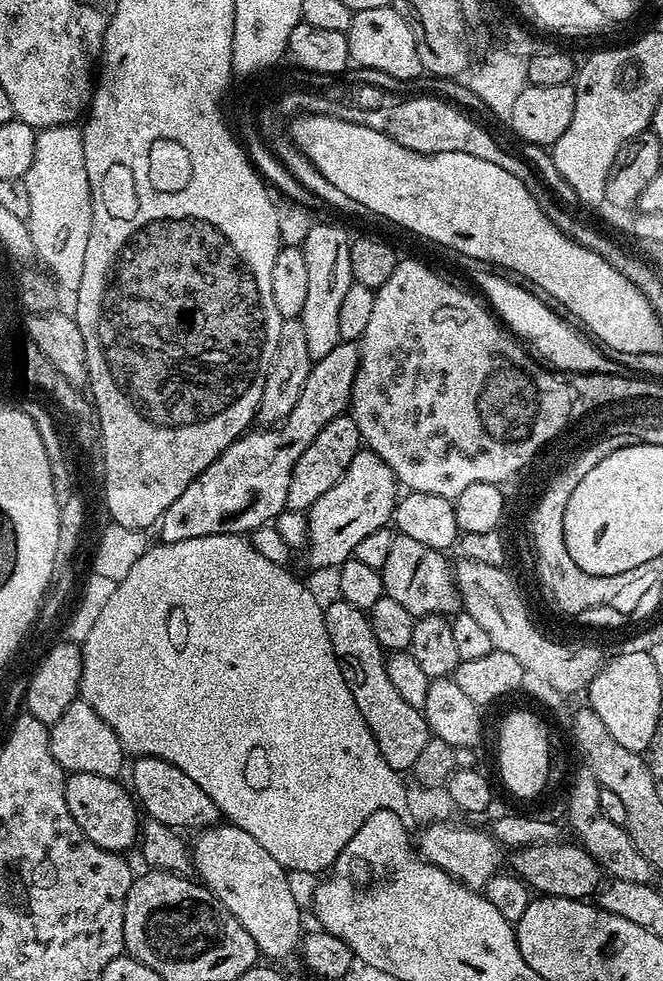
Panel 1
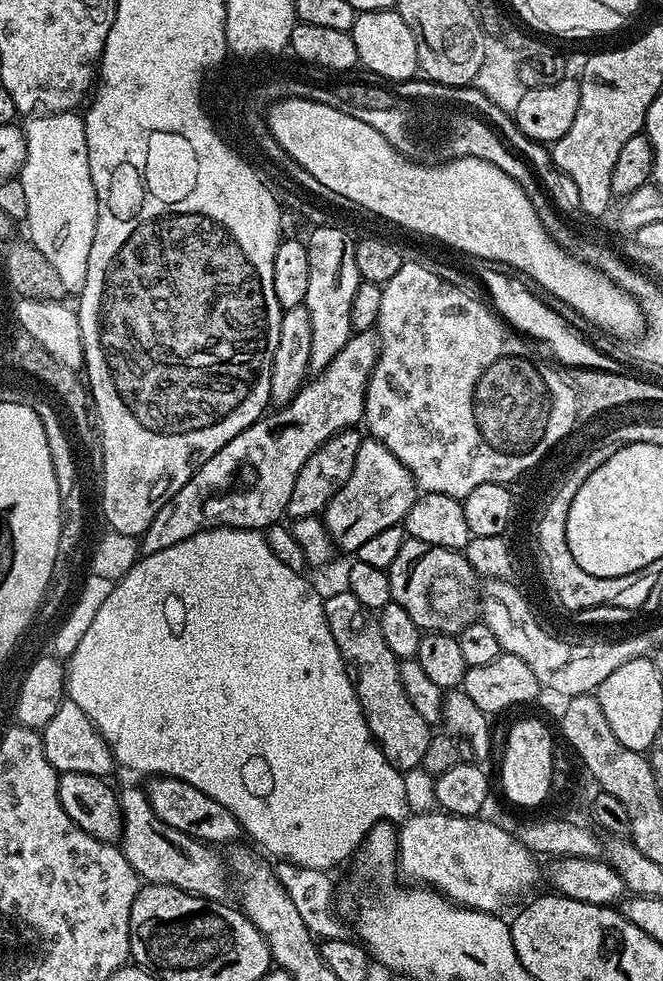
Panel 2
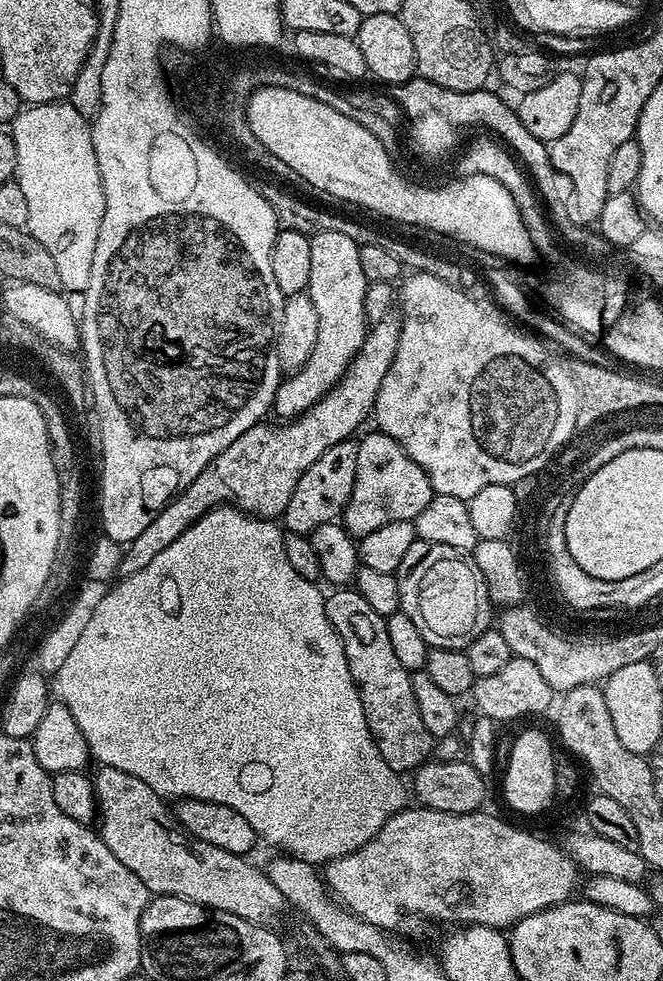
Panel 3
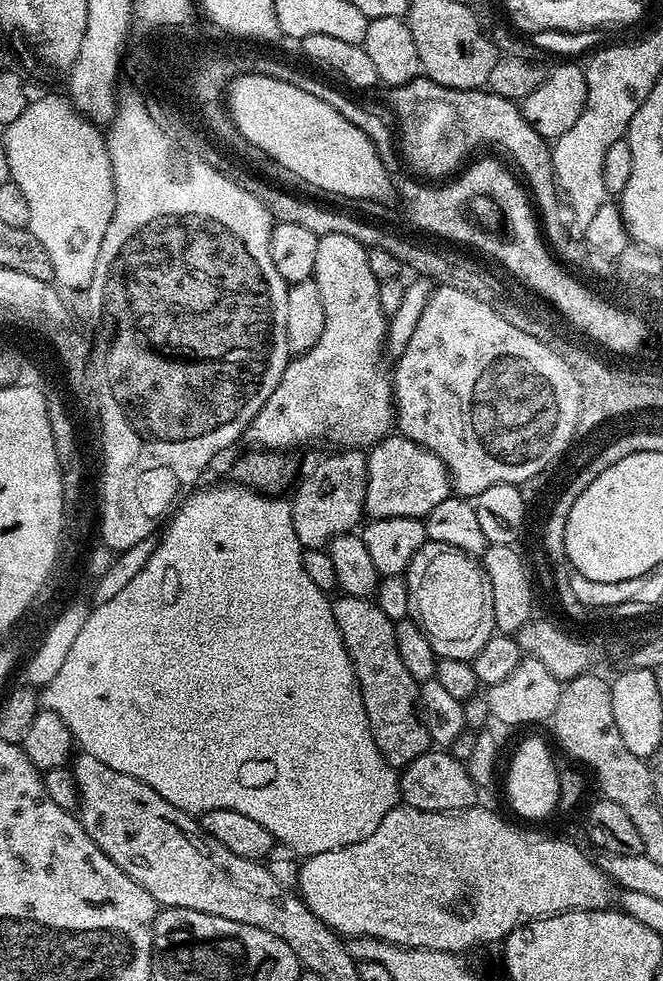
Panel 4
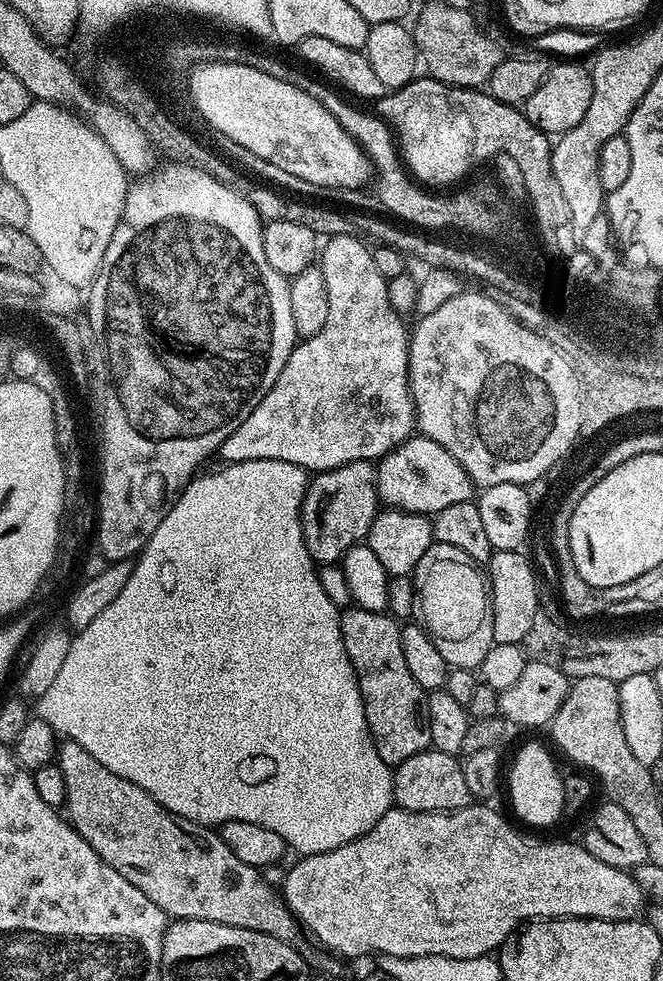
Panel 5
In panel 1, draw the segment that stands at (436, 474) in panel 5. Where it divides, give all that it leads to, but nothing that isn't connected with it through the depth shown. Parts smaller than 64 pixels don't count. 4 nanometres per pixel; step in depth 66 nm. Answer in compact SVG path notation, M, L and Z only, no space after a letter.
M364 450L357 454L352 460L352 465L345 472L343 480L339 480L335 488L326 490L326 494L322 494L322 498L318 498L318 502L314 502L306 511L307 539L312 540L313 562L321 564L324 568L330 567L331 564L339 566L355 553L358 542L366 534L372 534L374 530L385 527L392 519L394 507L392 484L394 485L394 477L385 469L382 458L378 458L371 450Z

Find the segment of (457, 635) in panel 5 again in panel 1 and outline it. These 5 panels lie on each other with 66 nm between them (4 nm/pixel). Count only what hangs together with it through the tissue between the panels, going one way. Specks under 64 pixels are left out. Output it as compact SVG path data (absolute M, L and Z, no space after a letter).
M393 535L390 550L386 553L386 562L378 570L384 583L384 595L394 598L412 617L426 614L455 614L461 611L461 599L453 577L450 575L450 564L444 561L443 551L422 546L415 538Z

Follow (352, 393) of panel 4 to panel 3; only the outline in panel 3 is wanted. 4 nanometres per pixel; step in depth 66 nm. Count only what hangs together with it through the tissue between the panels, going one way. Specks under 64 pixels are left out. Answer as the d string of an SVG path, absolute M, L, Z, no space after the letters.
M318 233L310 239L310 282L306 289L310 302L314 302L314 310L318 313L318 342L314 342L314 350L302 367L287 378L281 379L276 391L274 412L280 418L295 418L301 416L308 408L313 408L325 394L339 382L350 362L360 353L362 342L370 327L364 303L368 289L366 274L362 274L362 258L360 246L352 238L340 233Z

